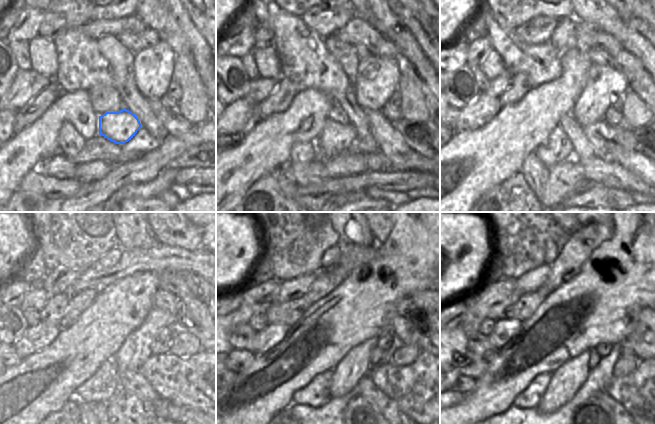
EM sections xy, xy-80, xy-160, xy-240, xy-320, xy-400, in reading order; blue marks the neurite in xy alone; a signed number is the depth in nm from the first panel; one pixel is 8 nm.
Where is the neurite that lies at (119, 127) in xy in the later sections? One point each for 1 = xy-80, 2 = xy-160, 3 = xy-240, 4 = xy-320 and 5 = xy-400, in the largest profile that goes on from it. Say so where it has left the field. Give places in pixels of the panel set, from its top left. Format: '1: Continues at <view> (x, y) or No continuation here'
1: Continues at xy-80 (336, 138)
2: Continues at xy-160 (557, 148)
3: Continues at xy-240 (101, 387)
4: Continues at xy-320 (316, 393)
5: Continues at xy-400 (530, 397)

